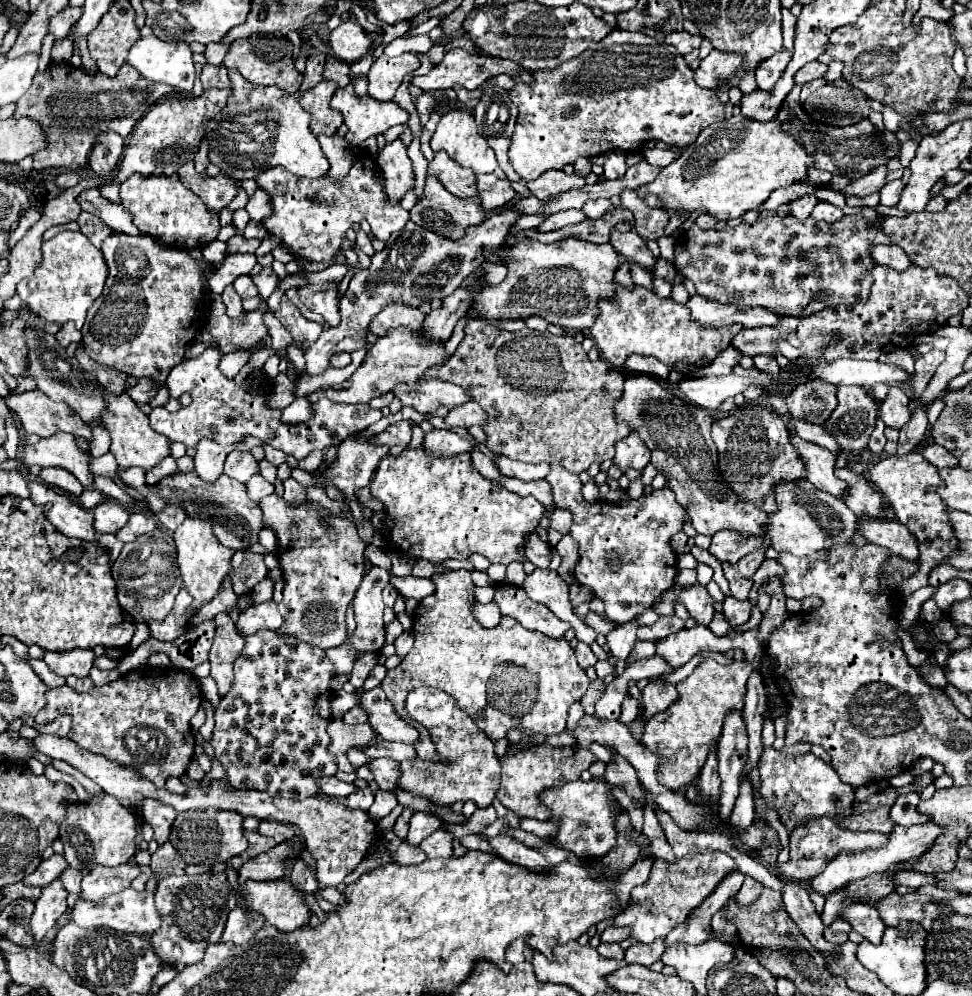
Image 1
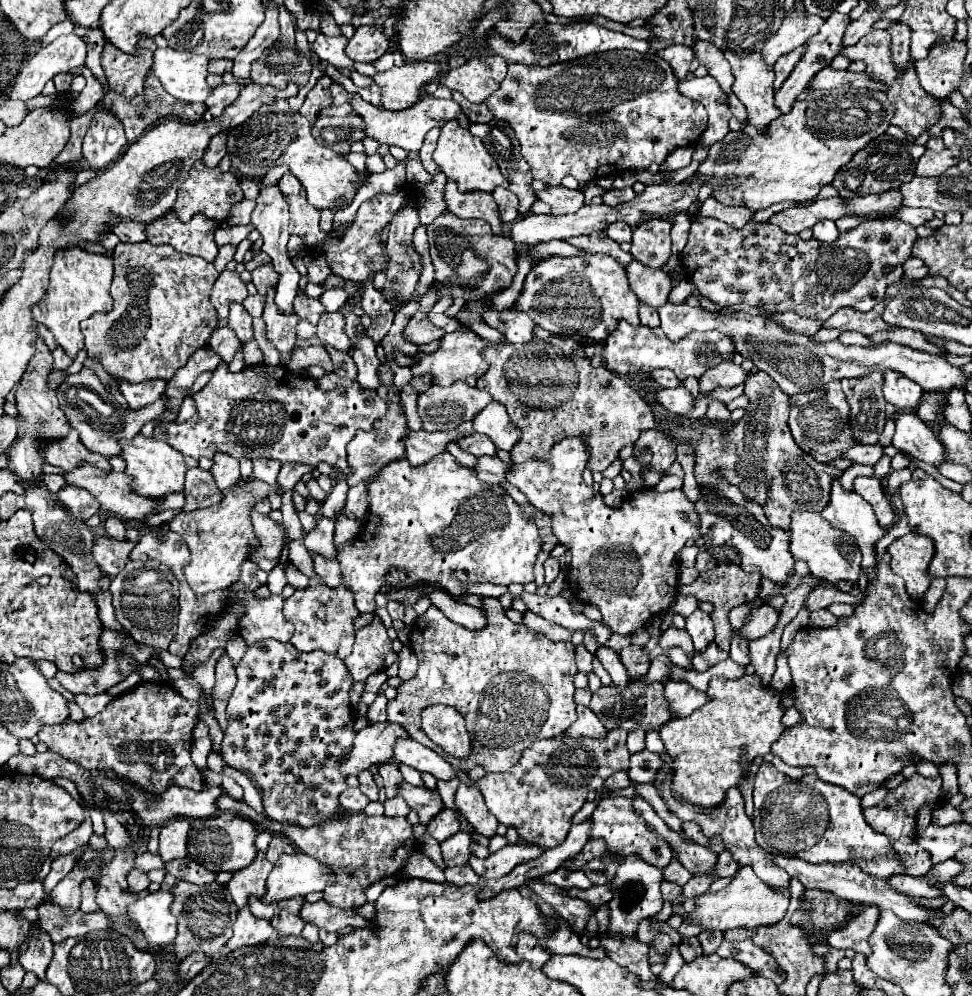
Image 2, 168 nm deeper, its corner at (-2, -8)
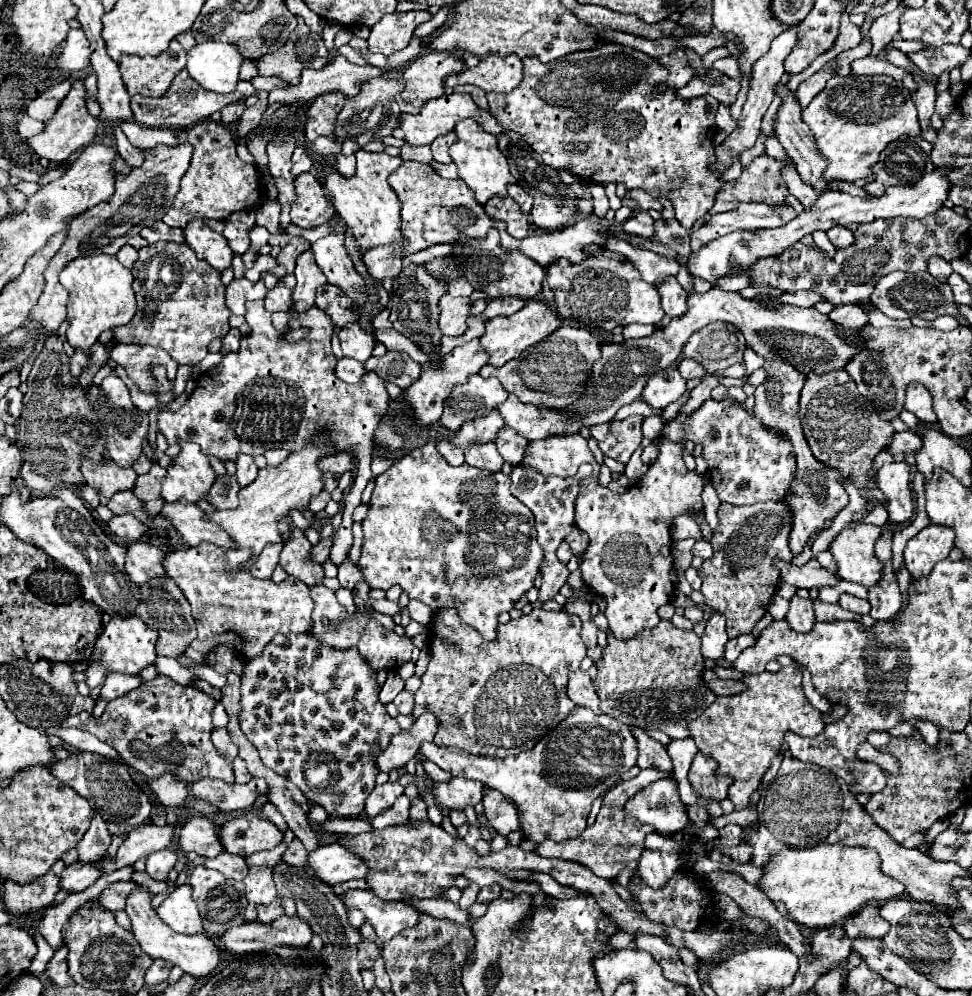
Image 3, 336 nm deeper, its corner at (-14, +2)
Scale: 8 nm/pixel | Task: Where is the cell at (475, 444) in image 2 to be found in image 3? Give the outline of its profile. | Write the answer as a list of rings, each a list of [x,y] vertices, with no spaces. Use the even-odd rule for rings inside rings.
[[[504,428],[504,430],[500,430],[500,434],[496,434],[496,448],[498,448],[498,454],[506,460],[506,462],[510,462],[510,464],[518,464],[520,462],[520,458],[522,458],[522,454],[524,454],[524,448],[528,446],[528,440],[526,438],[522,438],[522,436],[518,436],[512,428]]]

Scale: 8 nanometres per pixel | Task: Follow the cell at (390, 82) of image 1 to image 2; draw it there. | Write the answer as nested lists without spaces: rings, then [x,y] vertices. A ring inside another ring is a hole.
[[[406,62],[386,72],[374,74],[372,80],[382,88],[386,110],[406,110],[420,100],[420,90],[442,74],[436,62]]]

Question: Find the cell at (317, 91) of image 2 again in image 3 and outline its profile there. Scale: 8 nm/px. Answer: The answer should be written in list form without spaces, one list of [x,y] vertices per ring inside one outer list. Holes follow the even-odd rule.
[[[332,92],[332,94],[322,94],[320,98],[314,98],[308,104],[306,110],[306,136],[308,140],[314,140],[318,136],[328,136],[334,140],[334,122],[336,122],[336,114],[340,112],[340,108],[344,106],[346,96],[340,92]]]

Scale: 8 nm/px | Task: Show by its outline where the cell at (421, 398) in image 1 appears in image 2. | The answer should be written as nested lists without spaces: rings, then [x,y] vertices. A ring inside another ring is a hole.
[[[452,384],[450,388],[434,386],[418,396],[418,414],[424,422],[424,430],[438,432],[474,420],[490,402],[492,396],[486,390],[468,384]]]

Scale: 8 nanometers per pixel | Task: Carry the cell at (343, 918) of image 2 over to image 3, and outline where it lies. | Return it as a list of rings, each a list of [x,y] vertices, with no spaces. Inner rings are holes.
[[[346,890],[342,896],[346,912],[362,910],[382,944],[390,942],[404,928],[418,922],[418,910],[404,902],[386,902],[376,898],[370,890]]]

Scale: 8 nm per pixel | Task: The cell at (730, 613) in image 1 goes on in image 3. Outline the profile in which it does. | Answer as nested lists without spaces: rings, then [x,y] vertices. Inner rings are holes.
[[[794,596],[790,600],[790,608],[788,608],[788,614],[786,614],[784,620],[796,632],[810,632],[812,624],[816,622],[814,610],[812,610],[812,602],[804,600],[800,596]]]

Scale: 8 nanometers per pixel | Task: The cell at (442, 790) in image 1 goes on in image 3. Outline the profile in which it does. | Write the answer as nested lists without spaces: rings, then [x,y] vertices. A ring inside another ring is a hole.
[[[484,788],[484,814],[490,822],[490,826],[494,826],[494,830],[502,836],[510,834],[512,830],[520,828],[518,822],[518,812],[514,808],[512,802],[508,802],[500,792],[492,790],[492,788]]]

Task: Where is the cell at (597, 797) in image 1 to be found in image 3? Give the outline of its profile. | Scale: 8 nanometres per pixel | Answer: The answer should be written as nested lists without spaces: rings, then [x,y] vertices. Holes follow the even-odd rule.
[[[668,778],[648,784],[644,790],[636,792],[626,804],[624,810],[638,818],[640,822],[652,824],[656,832],[664,838],[672,838],[676,832],[688,826],[688,814],[680,802],[674,782]]]

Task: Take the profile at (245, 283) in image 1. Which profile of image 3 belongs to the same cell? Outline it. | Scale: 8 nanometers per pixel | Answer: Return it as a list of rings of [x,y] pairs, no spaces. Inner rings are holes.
[[[276,286],[272,290],[268,290],[266,298],[264,298],[264,306],[268,312],[278,312],[278,310],[286,310],[290,304],[290,294],[292,290],[286,286]]]

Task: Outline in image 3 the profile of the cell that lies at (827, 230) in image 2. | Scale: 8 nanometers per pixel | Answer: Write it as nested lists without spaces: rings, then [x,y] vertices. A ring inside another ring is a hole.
[[[832,226],[826,234],[828,234],[828,238],[830,238],[830,242],[834,246],[850,246],[854,242],[852,232],[848,228],[844,228],[844,226]]]

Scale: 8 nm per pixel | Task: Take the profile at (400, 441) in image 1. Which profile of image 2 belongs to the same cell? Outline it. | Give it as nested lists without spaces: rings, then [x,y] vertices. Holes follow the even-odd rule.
[[[464,422],[464,424],[460,424],[460,428],[454,428],[454,430],[448,430],[448,432],[436,432],[436,434],[430,434],[426,430],[410,432],[408,440],[404,440],[408,462],[412,466],[426,464],[434,456],[446,452],[446,446],[450,442],[458,442],[458,440],[470,436],[472,432],[474,432],[472,422]]]

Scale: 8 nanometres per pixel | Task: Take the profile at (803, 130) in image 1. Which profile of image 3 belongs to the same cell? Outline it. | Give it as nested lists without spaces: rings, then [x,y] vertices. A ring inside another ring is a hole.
[[[904,138],[892,142],[884,154],[880,154],[880,162],[872,166],[874,180],[864,186],[868,194],[880,196],[888,186],[906,186],[918,182],[924,174],[934,170],[930,160],[932,144],[924,138]]]

